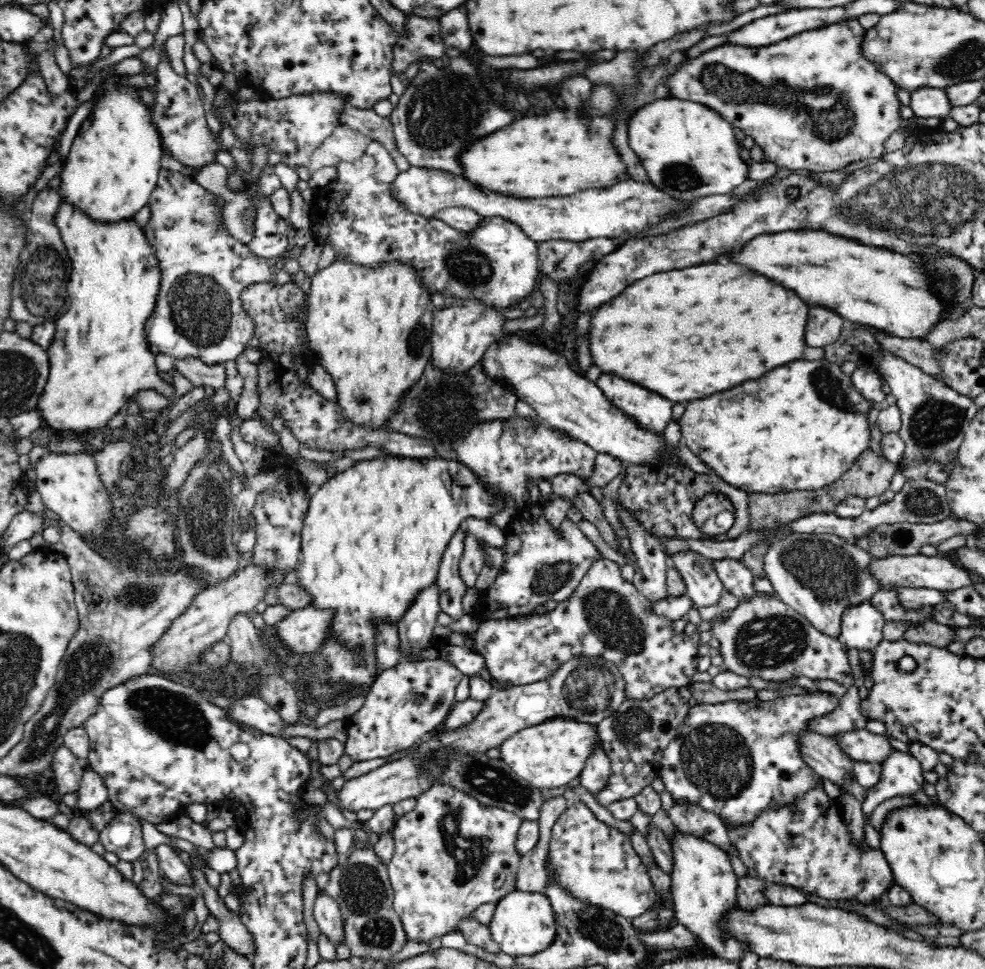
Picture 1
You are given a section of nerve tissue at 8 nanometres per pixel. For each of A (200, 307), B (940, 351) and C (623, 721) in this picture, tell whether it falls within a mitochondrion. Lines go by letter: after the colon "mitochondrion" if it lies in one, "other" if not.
A: mitochondrion
B: other
C: mitochondrion

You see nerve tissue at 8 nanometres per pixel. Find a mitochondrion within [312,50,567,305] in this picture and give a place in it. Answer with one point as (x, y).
(443, 110)

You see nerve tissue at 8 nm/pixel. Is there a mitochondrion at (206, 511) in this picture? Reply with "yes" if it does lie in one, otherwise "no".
yes

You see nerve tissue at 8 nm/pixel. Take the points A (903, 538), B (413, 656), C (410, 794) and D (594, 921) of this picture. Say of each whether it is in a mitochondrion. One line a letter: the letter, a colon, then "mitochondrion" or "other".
A: mitochondrion
B: other
C: other
D: mitochondrion

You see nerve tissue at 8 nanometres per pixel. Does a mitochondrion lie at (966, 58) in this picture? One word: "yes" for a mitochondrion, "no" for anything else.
yes

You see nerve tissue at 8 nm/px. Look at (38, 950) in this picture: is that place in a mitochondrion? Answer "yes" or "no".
yes

